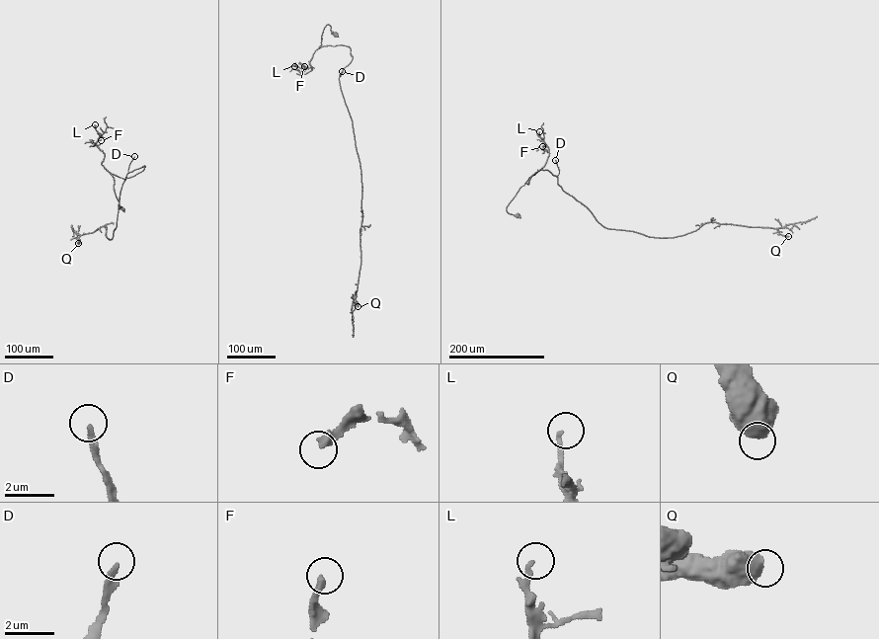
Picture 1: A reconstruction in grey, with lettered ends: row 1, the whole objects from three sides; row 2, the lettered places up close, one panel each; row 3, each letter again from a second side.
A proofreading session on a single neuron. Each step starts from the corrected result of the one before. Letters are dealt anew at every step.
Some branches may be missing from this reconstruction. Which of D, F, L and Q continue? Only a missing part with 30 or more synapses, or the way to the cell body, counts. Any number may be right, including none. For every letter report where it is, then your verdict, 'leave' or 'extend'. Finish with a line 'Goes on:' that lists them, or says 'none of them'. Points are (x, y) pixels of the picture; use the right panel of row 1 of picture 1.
D: place (555, 160); extend
F: place (542, 146); leave
L: place (539, 131); leave
Q: place (788, 236); leave
Goes on: D

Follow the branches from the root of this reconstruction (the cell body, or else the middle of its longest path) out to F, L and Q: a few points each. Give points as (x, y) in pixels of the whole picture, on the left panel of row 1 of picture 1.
F: (122, 209), (119, 208), (114, 178), (102, 164), (104, 154), (96, 144), (101, 140)
L: (122, 209), (119, 208), (114, 178), (102, 164), (104, 154), (96, 144), (99, 135), (95, 124)
Q: (122, 209), (111, 174), (128, 178), (144, 165), (122, 184), (112, 238), (101, 226), (78, 243)

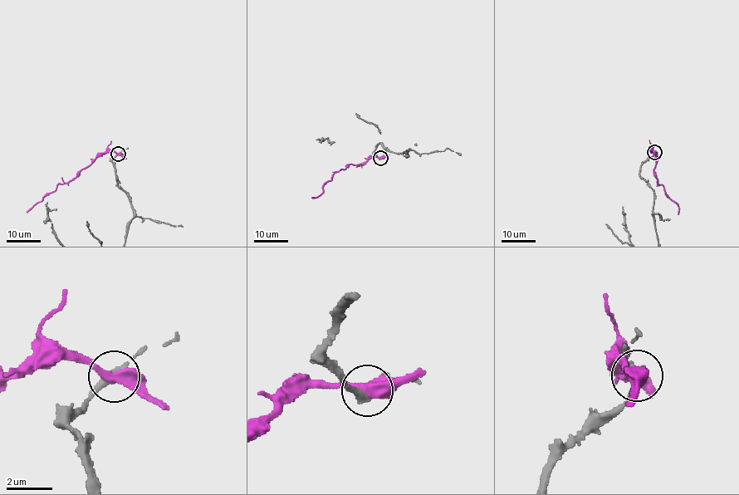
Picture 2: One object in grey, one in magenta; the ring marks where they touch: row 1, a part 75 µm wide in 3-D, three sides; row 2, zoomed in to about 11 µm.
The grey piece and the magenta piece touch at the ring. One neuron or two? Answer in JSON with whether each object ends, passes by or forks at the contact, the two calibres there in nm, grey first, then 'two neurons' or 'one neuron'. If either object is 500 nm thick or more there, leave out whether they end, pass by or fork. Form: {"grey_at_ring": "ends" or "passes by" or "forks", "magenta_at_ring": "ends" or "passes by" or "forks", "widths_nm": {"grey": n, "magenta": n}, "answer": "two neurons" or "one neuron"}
{"grey_at_ring": "passes by", "magenta_at_ring": "passes by", "widths_nm": {"grey": 320, "magenta": 460}, "answer": "two neurons"}

